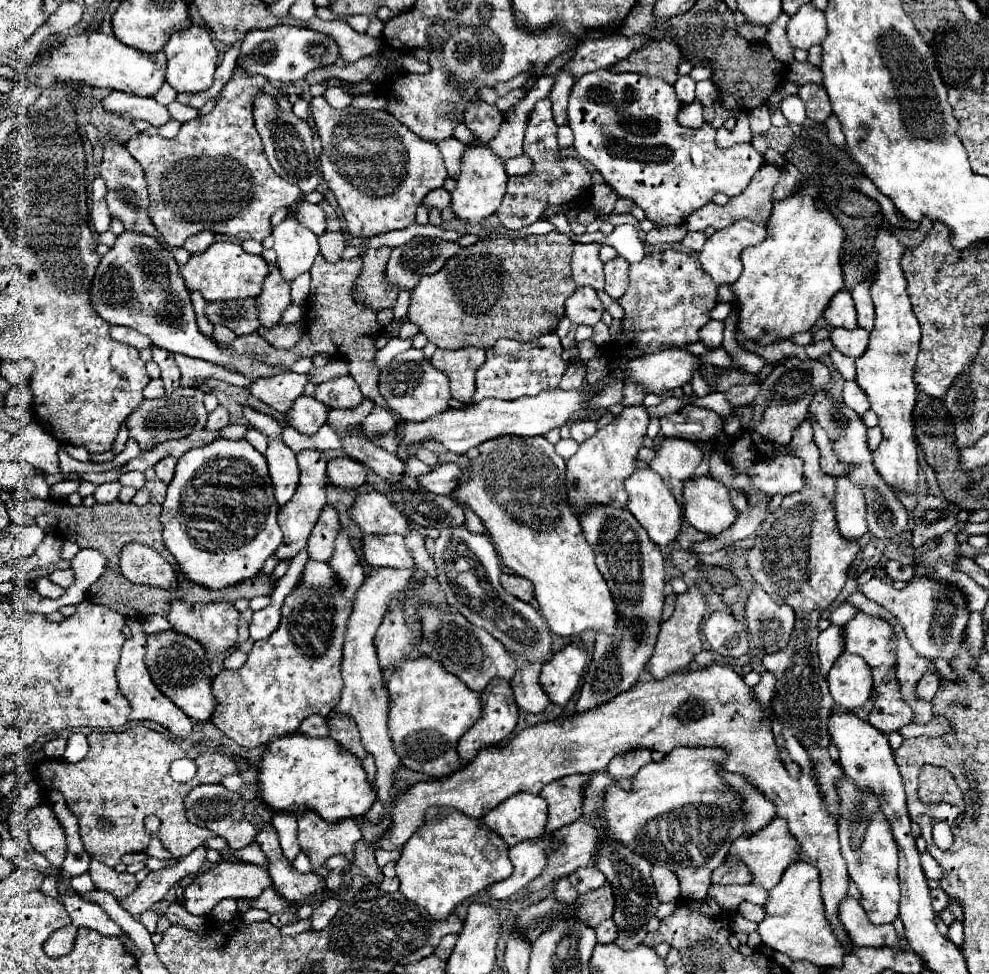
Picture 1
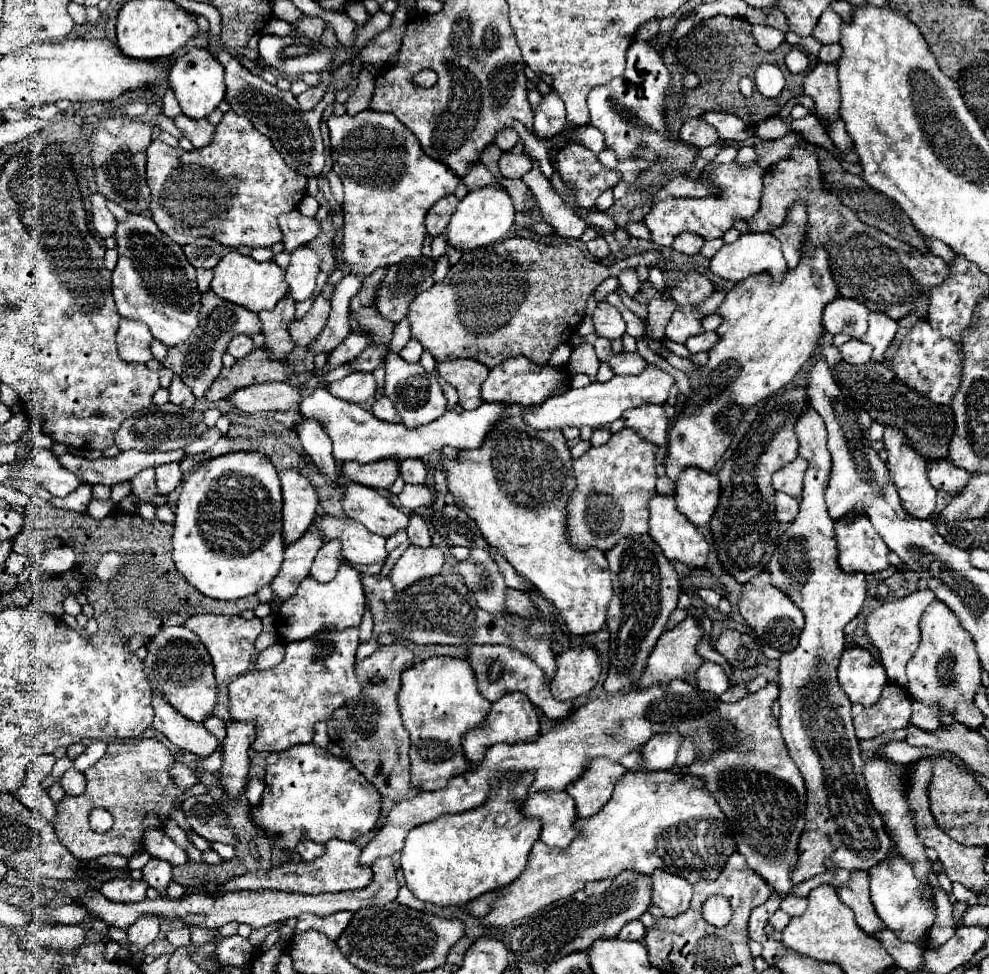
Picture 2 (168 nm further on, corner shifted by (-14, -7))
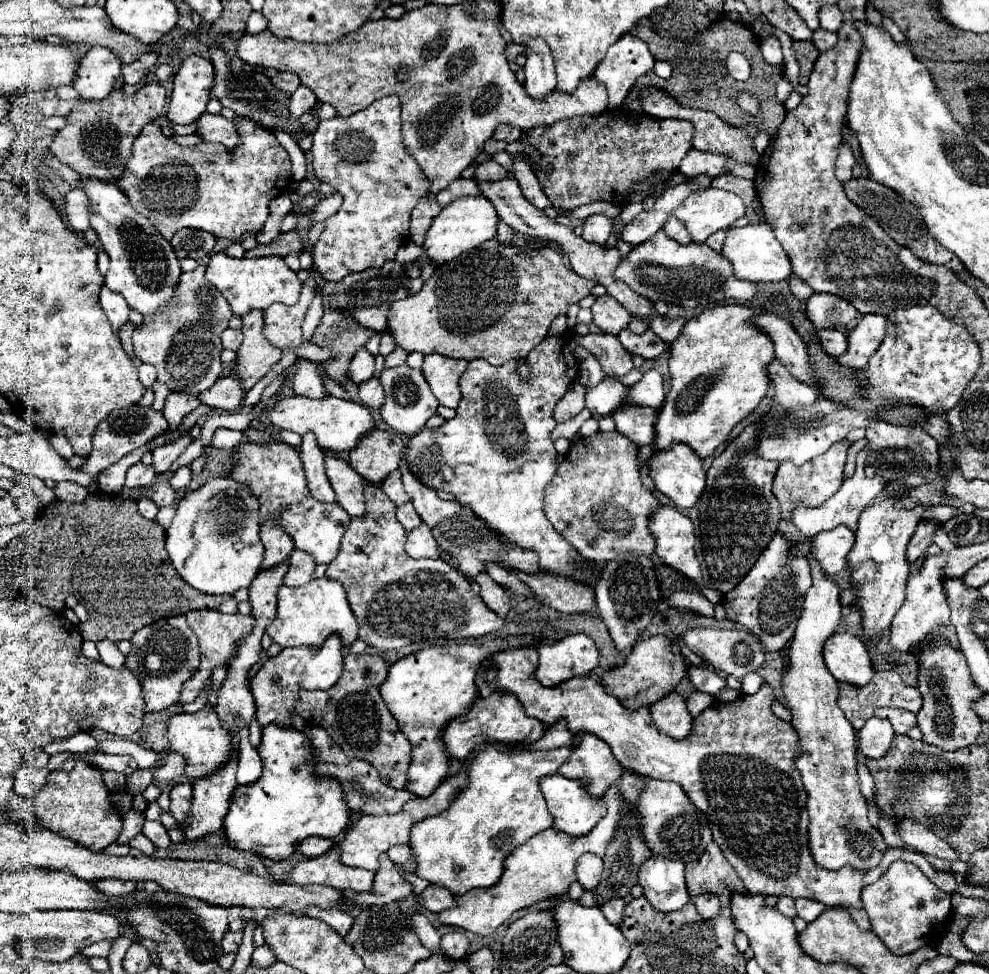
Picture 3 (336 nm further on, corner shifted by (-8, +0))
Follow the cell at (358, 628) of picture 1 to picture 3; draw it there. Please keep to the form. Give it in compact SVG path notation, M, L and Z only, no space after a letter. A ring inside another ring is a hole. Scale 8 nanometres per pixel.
M421 523L419 527L415 527L405 543L405 551L409 557L413 559L421 559L421 557L429 557L429 559L437 559L439 557L439 545L433 539L429 527L425 523Z

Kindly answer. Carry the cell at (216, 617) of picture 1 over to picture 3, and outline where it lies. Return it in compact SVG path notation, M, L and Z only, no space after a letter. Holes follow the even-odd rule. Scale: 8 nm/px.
M205 609L205 611L189 611L185 617L187 617L189 627L191 627L191 629L195 631L195 635L199 637L199 657L201 657L201 663L199 663L197 673L195 673L191 679L187 679L187 681L183 683L183 687L181 687L181 699L179 699L181 705L191 703L191 701L199 695L203 683L211 677L211 671L213 671L217 665L221 665L221 663L225 663L225 665L229 663L229 659L231 659L233 653L235 653L235 643L237 643L237 639L249 635L249 633L253 631L253 627L255 627L255 623L253 623L255 619L253 619L251 615L239 615L239 613L235 613L235 615L225 615L225 613L219 613L219 611L209 611L209 609Z

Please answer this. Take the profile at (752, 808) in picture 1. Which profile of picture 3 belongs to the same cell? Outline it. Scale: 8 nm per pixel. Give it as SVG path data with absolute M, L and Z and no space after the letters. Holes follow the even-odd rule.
M535 647L499 651L487 657L481 663L475 679L481 697L489 697L495 691L495 687L497 691L509 691L525 707L525 713L539 719L541 723L553 725L565 719L569 731L585 731L603 739L625 769L633 769L635 773L641 773L651 779L679 783L689 795L691 803L707 815L713 831L713 841L717 841L725 859L733 865L739 879L745 883L747 893L761 893L765 897L787 895L793 899L805 897L817 899L819 903L825 903L829 907L841 905L861 909L861 879L865 871L853 871L851 867L829 871L823 867L815 867L813 863L807 833L807 795L801 775L793 763L793 759L801 755L801 747L797 747L797 733L793 731L793 725L773 715L773 691L769 685L763 685L755 695L739 695L733 703L713 703L709 709L695 717L695 731L687 739L677 741L655 727L649 707L627 711L613 695L605 693L601 683L593 677L577 677L567 679L557 687L543 687L535 679L537 657L539 655Z

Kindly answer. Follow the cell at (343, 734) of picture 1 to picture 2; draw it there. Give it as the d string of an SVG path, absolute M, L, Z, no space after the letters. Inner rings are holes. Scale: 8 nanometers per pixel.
M405 644L381 646L375 654L355 666L361 684L361 698L351 700L333 712L327 720L329 738L349 756L351 764L389 800L407 796L409 782L409 732L401 724L397 694L401 688L401 674L415 664L415 654Z

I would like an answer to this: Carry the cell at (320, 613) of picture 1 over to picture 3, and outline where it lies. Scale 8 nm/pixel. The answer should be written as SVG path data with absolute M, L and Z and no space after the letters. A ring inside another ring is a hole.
M331 635L319 649L313 647L287 647L275 657L269 657L257 675L251 679L251 691L257 705L257 721L261 727L275 723L281 727L291 727L291 713L295 713L297 693L303 689L329 689L337 683L343 671L341 643L337 635Z

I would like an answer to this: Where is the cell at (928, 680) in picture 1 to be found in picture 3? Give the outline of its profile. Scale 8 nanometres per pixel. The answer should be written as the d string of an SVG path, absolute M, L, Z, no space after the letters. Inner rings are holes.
M877 709L875 711L875 717L881 717L881 719L889 719L891 725L893 725L893 731L897 735L907 735L907 731L917 725L917 719L913 713L909 711L897 711L897 709Z

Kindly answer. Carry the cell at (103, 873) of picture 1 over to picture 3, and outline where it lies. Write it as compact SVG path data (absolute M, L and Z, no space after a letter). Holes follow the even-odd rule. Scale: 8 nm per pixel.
M99 879L97 883L97 889L103 891L105 895L125 895L125 893L131 893L137 889L137 883L135 881L121 881L121 879Z

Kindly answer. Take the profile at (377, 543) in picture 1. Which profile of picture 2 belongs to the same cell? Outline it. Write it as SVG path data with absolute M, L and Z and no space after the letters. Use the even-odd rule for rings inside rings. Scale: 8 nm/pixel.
M319 516L321 534L325 536L325 542L331 538L341 540L343 544L343 558L353 562L353 564L385 564L387 562L387 548L385 548L385 538L369 532L365 526L359 522L353 522L351 518L335 518L335 516Z

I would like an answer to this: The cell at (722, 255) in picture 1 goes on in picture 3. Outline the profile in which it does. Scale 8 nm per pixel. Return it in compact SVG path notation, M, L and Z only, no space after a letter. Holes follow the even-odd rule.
M767 223L747 225L747 227L731 227L727 231L723 255L731 261L733 271L739 279L759 283L759 281L783 281L791 275L789 255L781 247L781 243L775 239L773 229Z

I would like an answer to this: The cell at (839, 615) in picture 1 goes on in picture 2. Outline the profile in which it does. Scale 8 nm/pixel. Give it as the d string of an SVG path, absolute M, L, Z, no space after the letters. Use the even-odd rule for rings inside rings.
M917 590L913 594L909 594L907 598L899 598L899 600L891 600L885 602L881 606L877 606L875 610L871 610L871 614L865 620L865 630L867 636L871 640L871 644L875 648L879 648L881 658L883 658L883 668L887 672L887 678L899 686L903 686L907 690L907 674L905 674L905 666L907 662L913 658L917 646L919 646L919 618L923 614L923 610L927 608L929 602L935 600L935 594L931 590Z

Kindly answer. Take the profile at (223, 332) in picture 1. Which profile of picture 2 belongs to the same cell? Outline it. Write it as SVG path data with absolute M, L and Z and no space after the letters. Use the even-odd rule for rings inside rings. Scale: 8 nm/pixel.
M235 336L231 342L229 342L229 348L227 352L233 356L233 358L245 358L251 350L253 350L253 340L249 336Z

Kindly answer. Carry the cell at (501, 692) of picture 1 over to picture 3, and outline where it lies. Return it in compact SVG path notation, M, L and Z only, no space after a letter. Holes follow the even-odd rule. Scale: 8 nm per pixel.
M495 691L489 697L477 697L477 701L473 703L473 707L453 719L443 735L443 743L445 749L449 751L449 755L453 755L459 761L465 761L467 755L475 749L479 749L481 745L487 743L507 743L507 745L515 745L515 743L535 743L537 739L541 739L541 735L545 733L545 725L533 717L529 717L523 709L521 703L515 699L515 695L507 693L507 691Z

